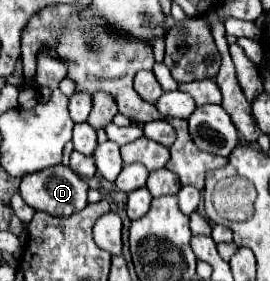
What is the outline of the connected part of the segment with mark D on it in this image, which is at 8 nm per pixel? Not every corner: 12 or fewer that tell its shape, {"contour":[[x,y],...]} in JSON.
{"contour":[[65,165],[23,177],[35,211],[69,217],[87,205],[87,183]]}

